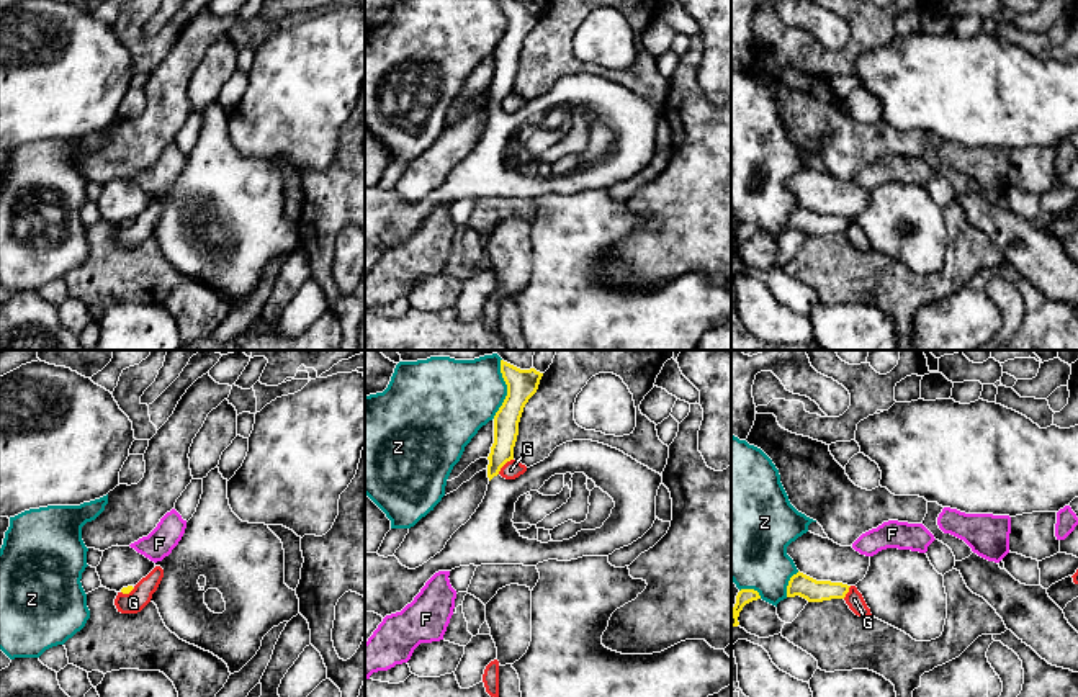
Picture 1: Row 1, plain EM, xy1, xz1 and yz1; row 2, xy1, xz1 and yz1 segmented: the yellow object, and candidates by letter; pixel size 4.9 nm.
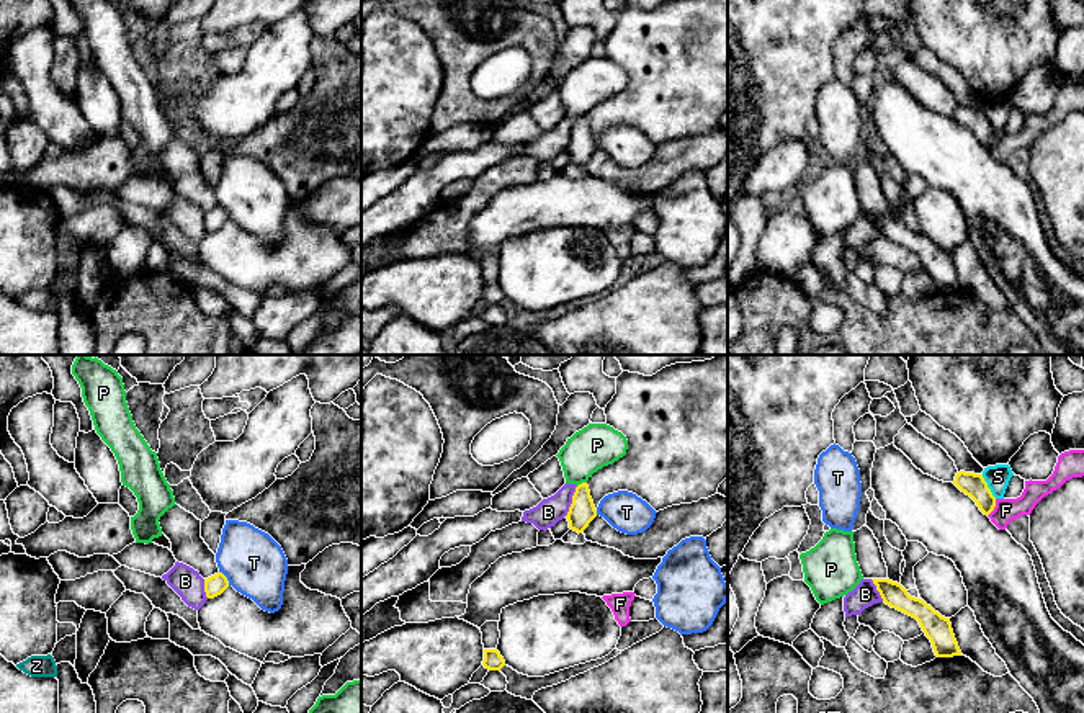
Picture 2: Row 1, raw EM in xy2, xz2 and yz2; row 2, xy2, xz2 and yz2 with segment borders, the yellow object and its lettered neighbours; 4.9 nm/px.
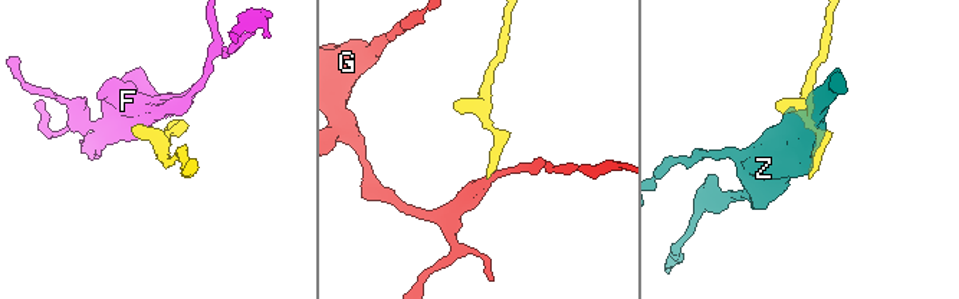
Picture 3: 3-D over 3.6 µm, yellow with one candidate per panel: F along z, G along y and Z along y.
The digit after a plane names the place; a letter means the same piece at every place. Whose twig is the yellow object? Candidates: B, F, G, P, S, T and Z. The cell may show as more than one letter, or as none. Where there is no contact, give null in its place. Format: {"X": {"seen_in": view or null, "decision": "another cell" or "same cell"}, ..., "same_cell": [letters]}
{"B": {"seen_in": "xz2", "decision": "another cell"}, "F": {"seen_in": "yz2", "decision": "another cell"}, "G": {"seen_in": "xz1", "decision": "another cell"}, "P": {"seen_in": "xz2", "decision": "another cell"}, "S": {"seen_in": "yz2", "decision": "another cell"}, "T": {"seen_in": "xy2", "decision": "another cell"}, "Z": {"seen_in": "xz1", "decision": "another cell"}, "same_cell": []}

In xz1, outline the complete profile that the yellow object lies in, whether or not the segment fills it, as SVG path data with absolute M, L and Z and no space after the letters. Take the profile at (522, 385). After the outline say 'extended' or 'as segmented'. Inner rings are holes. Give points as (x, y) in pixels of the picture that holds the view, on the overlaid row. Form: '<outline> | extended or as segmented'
M501 360L501 373L507 384L507 396L494 416L494 443L487 456L489 484L483 502L471 519L451 535L445 548L415 569L402 566L396 556L384 558L378 553L365 551L365 612L375 612L383 618L401 612L438 571L451 571L469 564L537 566L548 560L571 561L582 556L609 556L615 550L631 545L653 527L656 520L656 496L663 476L609 445L592 440L566 442L556 447L548 458L527 468L527 471L515 479L505 479L499 474L501 468L514 460L514 447L523 407L537 393L543 376L543 373L535 368L520 370L504 360ZM566 473L584 473L597 488L607 492L615 502L610 517L600 528L581 530L576 537L563 542L551 540L541 543L538 540L523 538L512 522L515 502L520 496L538 491L551 476Z | extended

